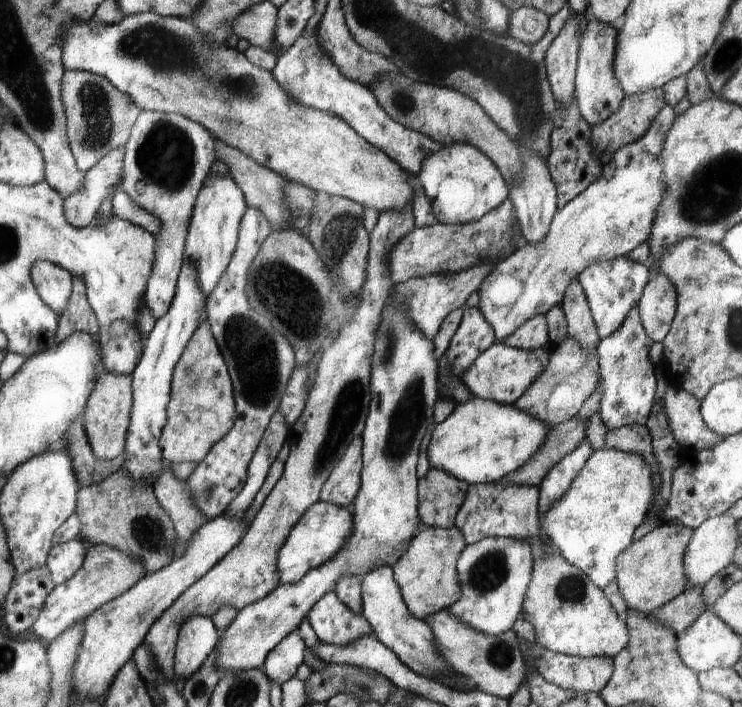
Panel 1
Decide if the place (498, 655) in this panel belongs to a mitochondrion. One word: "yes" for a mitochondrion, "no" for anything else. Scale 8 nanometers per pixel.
yes

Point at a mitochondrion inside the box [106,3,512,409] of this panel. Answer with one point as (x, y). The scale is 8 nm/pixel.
(146, 46)

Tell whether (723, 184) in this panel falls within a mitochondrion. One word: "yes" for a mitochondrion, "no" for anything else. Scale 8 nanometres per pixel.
yes

